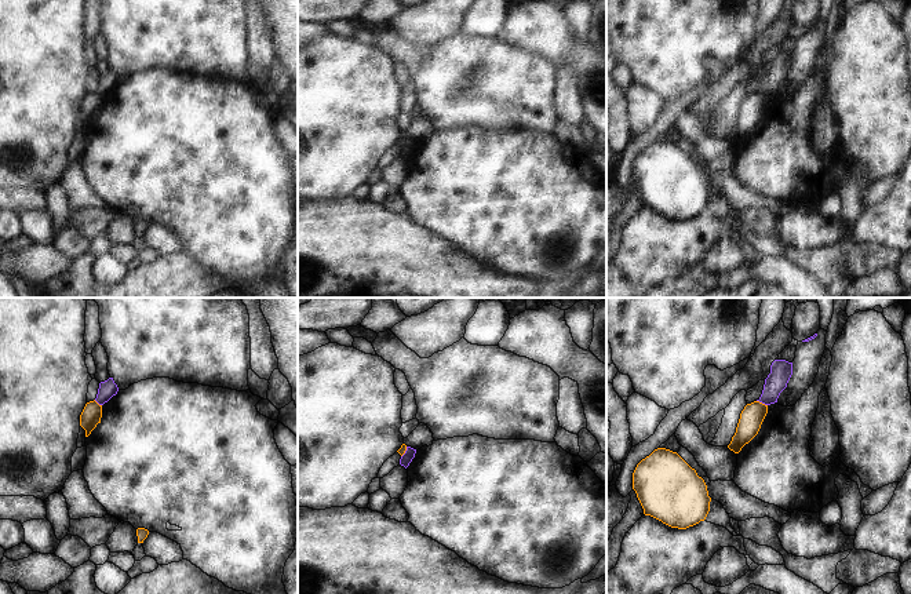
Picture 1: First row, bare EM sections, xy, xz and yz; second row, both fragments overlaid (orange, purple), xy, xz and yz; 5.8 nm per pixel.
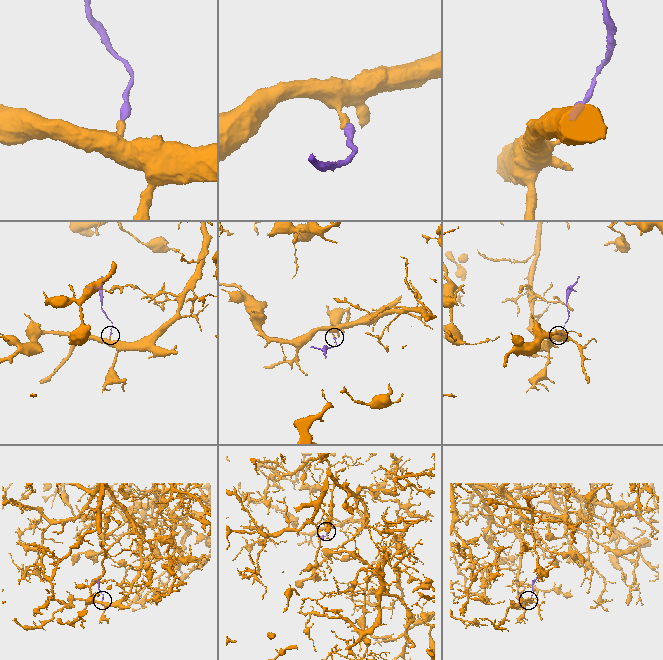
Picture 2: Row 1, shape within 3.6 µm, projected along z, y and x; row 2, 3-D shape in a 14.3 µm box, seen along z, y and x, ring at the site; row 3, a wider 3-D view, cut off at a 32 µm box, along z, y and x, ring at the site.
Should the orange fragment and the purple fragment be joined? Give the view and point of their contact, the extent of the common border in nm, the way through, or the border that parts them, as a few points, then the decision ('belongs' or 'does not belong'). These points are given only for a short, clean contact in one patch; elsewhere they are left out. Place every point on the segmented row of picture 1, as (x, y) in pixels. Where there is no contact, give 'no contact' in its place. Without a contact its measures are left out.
yz (761, 403) | 70 nm | along yz (757, 400), (766, 405) | does not belong

